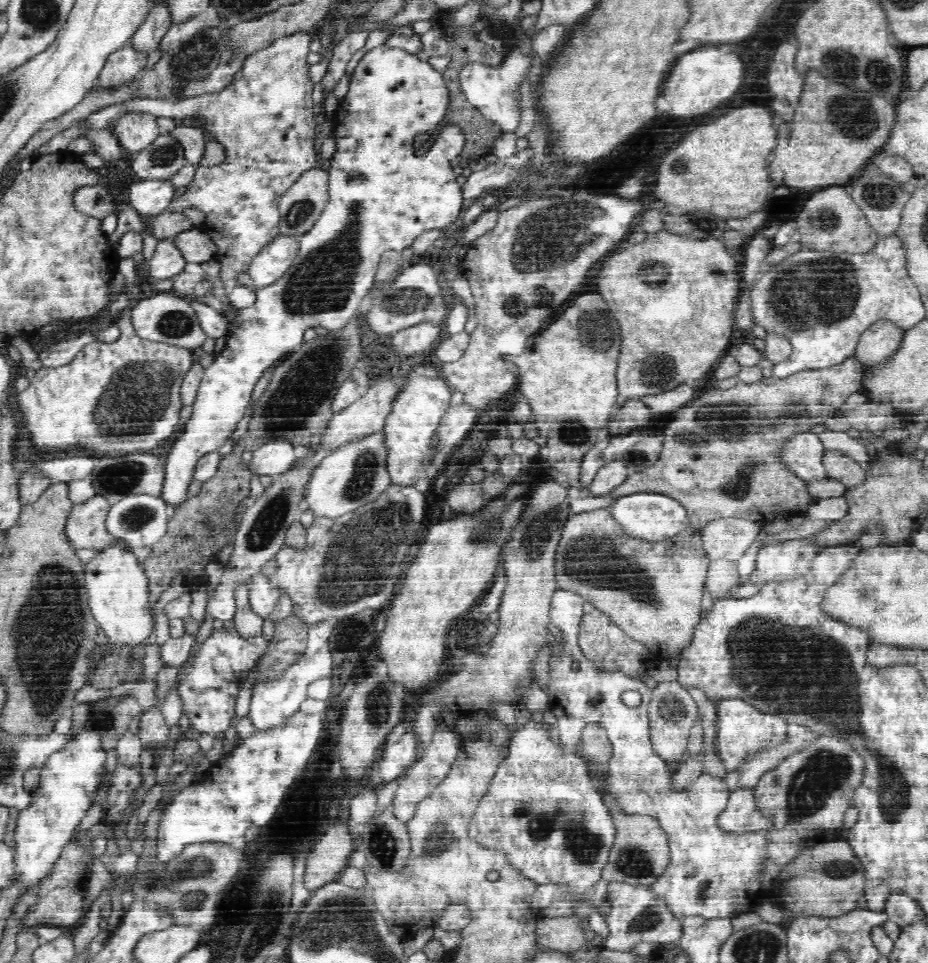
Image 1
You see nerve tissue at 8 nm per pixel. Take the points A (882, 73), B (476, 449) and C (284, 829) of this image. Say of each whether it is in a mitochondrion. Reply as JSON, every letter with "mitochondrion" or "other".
{"A":"mitochondrion","B":"mitochondrion","C":"other"}

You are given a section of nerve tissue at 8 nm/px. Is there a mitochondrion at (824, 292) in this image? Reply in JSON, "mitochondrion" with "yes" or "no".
{"mitochondrion":"yes"}

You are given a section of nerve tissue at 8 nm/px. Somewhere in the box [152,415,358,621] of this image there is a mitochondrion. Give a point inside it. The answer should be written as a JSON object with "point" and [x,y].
{"point":[265,527]}

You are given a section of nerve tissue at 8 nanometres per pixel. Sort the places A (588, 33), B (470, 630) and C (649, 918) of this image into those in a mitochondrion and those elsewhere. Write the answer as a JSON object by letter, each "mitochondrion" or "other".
{"A":"mitochondrion","B":"mitochondrion","C":"mitochondrion"}

